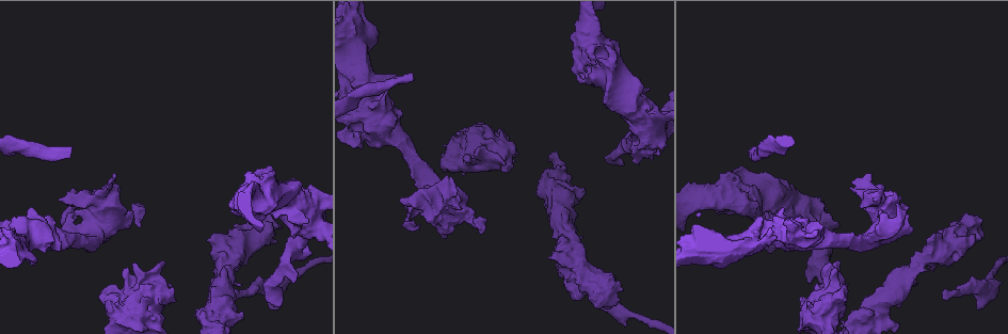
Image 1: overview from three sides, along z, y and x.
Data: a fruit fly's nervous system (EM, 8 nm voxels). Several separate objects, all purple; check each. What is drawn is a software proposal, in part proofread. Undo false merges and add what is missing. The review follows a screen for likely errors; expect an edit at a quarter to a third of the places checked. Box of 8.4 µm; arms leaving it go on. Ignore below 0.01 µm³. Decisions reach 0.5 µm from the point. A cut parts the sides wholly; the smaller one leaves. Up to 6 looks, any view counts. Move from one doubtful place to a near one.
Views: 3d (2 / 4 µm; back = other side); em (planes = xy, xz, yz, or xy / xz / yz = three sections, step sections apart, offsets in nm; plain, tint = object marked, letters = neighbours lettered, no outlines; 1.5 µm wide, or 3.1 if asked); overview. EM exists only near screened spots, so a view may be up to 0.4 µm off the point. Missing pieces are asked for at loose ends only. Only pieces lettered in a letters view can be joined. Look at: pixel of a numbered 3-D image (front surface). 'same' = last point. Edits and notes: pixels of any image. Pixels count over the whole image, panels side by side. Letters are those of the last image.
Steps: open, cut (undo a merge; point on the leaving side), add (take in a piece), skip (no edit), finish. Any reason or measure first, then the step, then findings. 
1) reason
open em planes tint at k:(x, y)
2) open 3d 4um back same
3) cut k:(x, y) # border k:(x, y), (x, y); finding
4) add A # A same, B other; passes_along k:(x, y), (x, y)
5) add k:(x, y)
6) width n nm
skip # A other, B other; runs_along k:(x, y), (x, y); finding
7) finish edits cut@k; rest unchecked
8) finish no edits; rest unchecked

an open end
open em planes letters at 1:(412, 74)

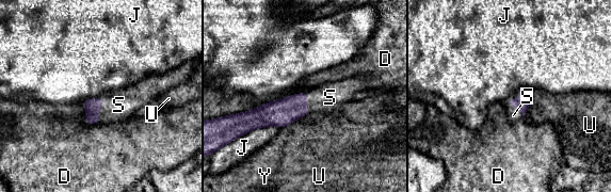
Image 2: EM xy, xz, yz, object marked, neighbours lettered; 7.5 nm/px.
longest_contact D 550 nm
add S # D other, J other, S same, U other, Y other; passes_along 2:(92, 107), (100, 109), (118, 105); the neuron continues

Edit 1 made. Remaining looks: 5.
open overview

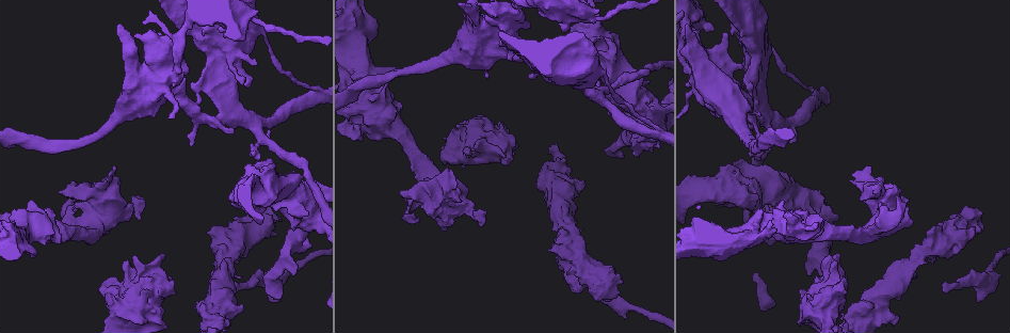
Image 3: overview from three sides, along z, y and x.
open em xy step 4 letters at 3:(243, 306)

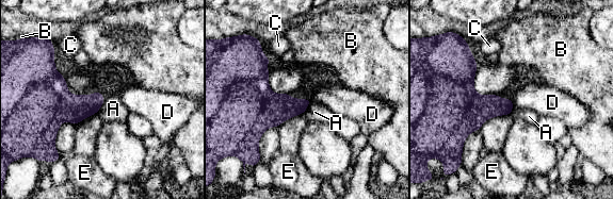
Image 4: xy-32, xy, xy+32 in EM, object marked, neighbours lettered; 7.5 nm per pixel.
longest_contact B 220 nm
skip # A other, B other, C other, D other, E other; border 4:(106, 99), (97, 113); no lettered piece goes on from it

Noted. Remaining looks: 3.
an open end
open em xz step 8 letters at 3:(236, 283)

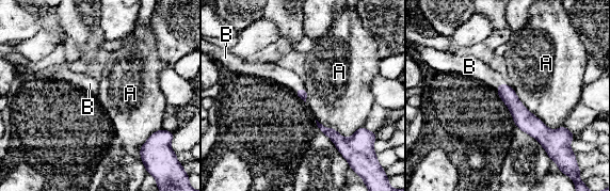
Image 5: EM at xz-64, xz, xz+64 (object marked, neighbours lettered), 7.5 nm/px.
open em planes letters same

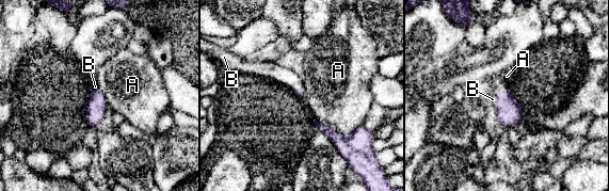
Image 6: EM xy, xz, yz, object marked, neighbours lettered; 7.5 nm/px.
add B # A other, B same; passes_along 6:(509, 112), (497, 96), (497, 84); the neuron continues

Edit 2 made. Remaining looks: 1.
finish edits add@2, add@6; rest unchecked

